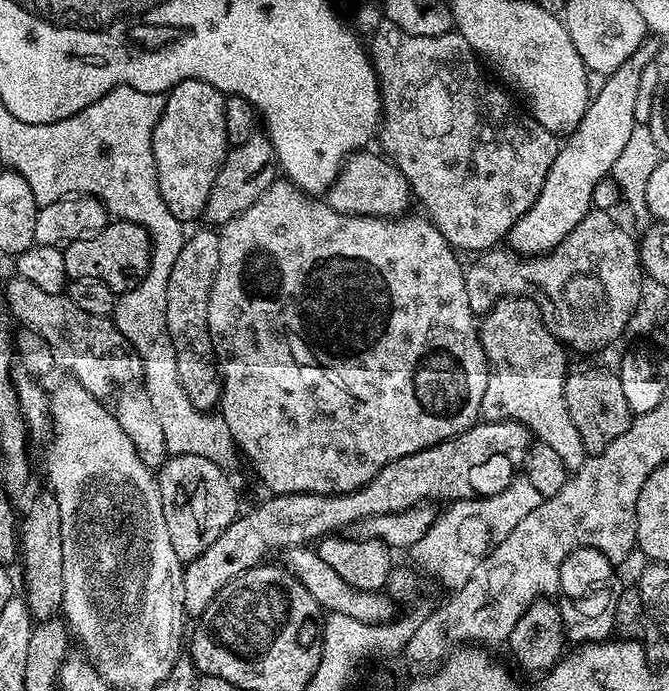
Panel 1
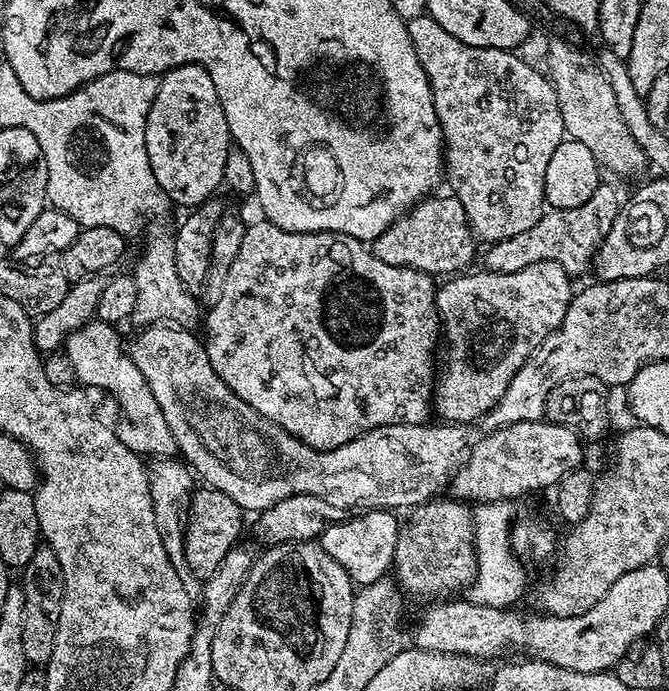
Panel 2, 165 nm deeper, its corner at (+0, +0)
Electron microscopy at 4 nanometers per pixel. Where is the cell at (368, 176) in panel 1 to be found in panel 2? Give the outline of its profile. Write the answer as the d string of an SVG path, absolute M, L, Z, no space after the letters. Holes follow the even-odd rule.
M436 195L425 196L403 216L397 216L396 221L380 237L371 241L372 253L382 258L386 266L417 268L419 272L427 272L436 278L460 274L469 267L467 264L471 262L478 244L472 229L468 227L462 204L454 195Z

